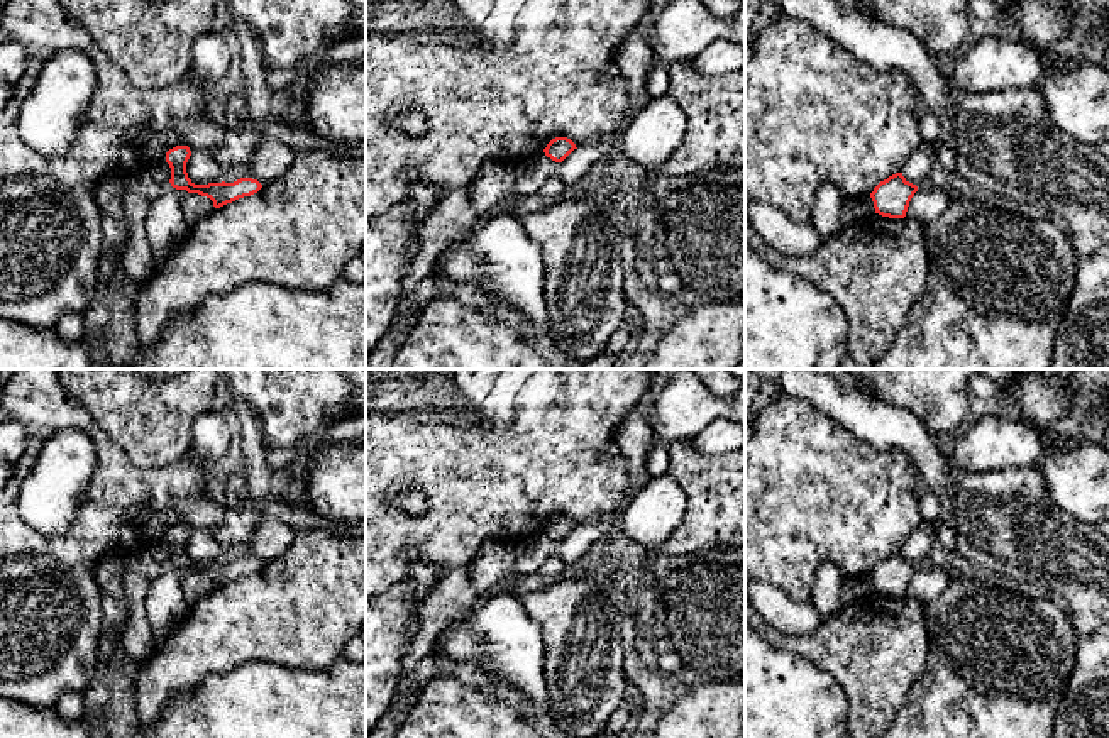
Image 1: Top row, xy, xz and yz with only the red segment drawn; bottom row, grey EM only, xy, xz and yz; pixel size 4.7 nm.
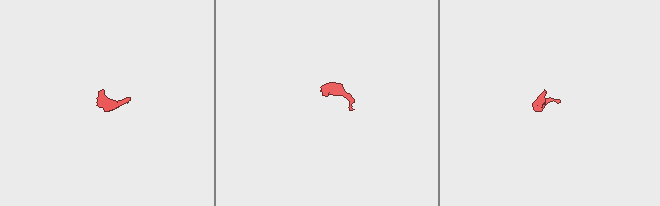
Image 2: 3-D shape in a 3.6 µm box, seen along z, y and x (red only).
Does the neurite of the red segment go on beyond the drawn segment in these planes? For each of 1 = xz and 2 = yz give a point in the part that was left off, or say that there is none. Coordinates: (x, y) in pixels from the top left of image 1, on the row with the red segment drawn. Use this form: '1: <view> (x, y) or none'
1: none
2: none

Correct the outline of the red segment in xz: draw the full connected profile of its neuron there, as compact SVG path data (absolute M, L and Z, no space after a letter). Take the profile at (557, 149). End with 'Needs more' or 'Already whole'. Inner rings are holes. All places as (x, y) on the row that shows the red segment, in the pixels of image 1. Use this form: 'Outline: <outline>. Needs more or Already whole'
Outline: M567 137L552 139L543 149L545 156L555 162L562 162L576 147L576 144Z. Already whole

